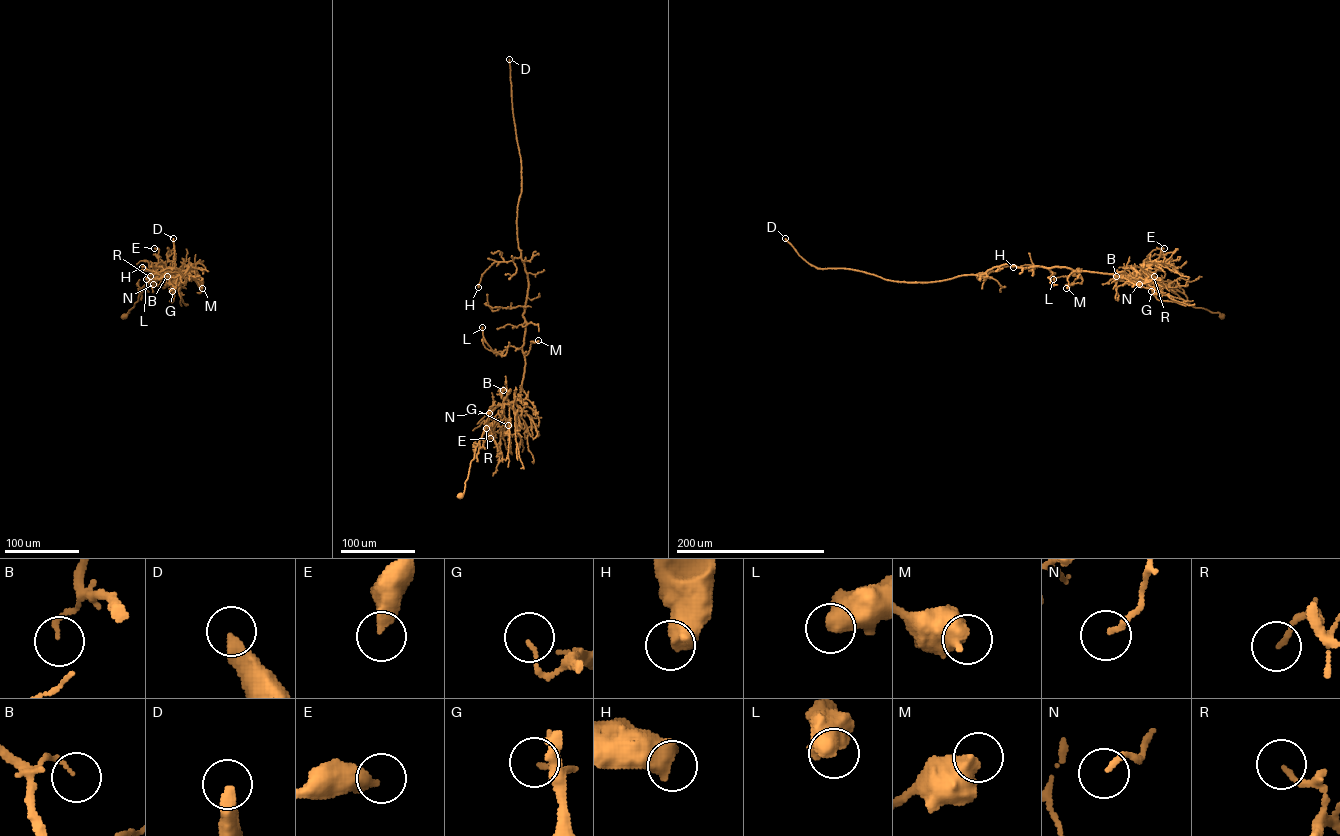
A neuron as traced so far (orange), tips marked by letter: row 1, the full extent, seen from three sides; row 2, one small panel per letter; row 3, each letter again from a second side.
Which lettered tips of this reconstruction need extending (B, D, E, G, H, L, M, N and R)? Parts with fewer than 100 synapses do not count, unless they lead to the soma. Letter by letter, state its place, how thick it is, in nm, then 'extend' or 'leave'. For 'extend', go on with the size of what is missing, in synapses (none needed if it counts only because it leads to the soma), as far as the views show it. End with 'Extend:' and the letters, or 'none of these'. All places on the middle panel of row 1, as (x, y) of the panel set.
B: (503, 390) | 120 nm | leave
D: (509, 59) | 420 nm | extend | 500 syn
E: (490, 438) | 440 nm | leave
G: (508, 425) | 100 nm | leave
H: (478, 287) | 650 nm | leave
L: (482, 327) | 600 nm | leave
M: (538, 340) | 600 nm | leave
N: (489, 413) | 140 nm | leave
R: (486, 428) | 130 nm | leave
Extend: D

